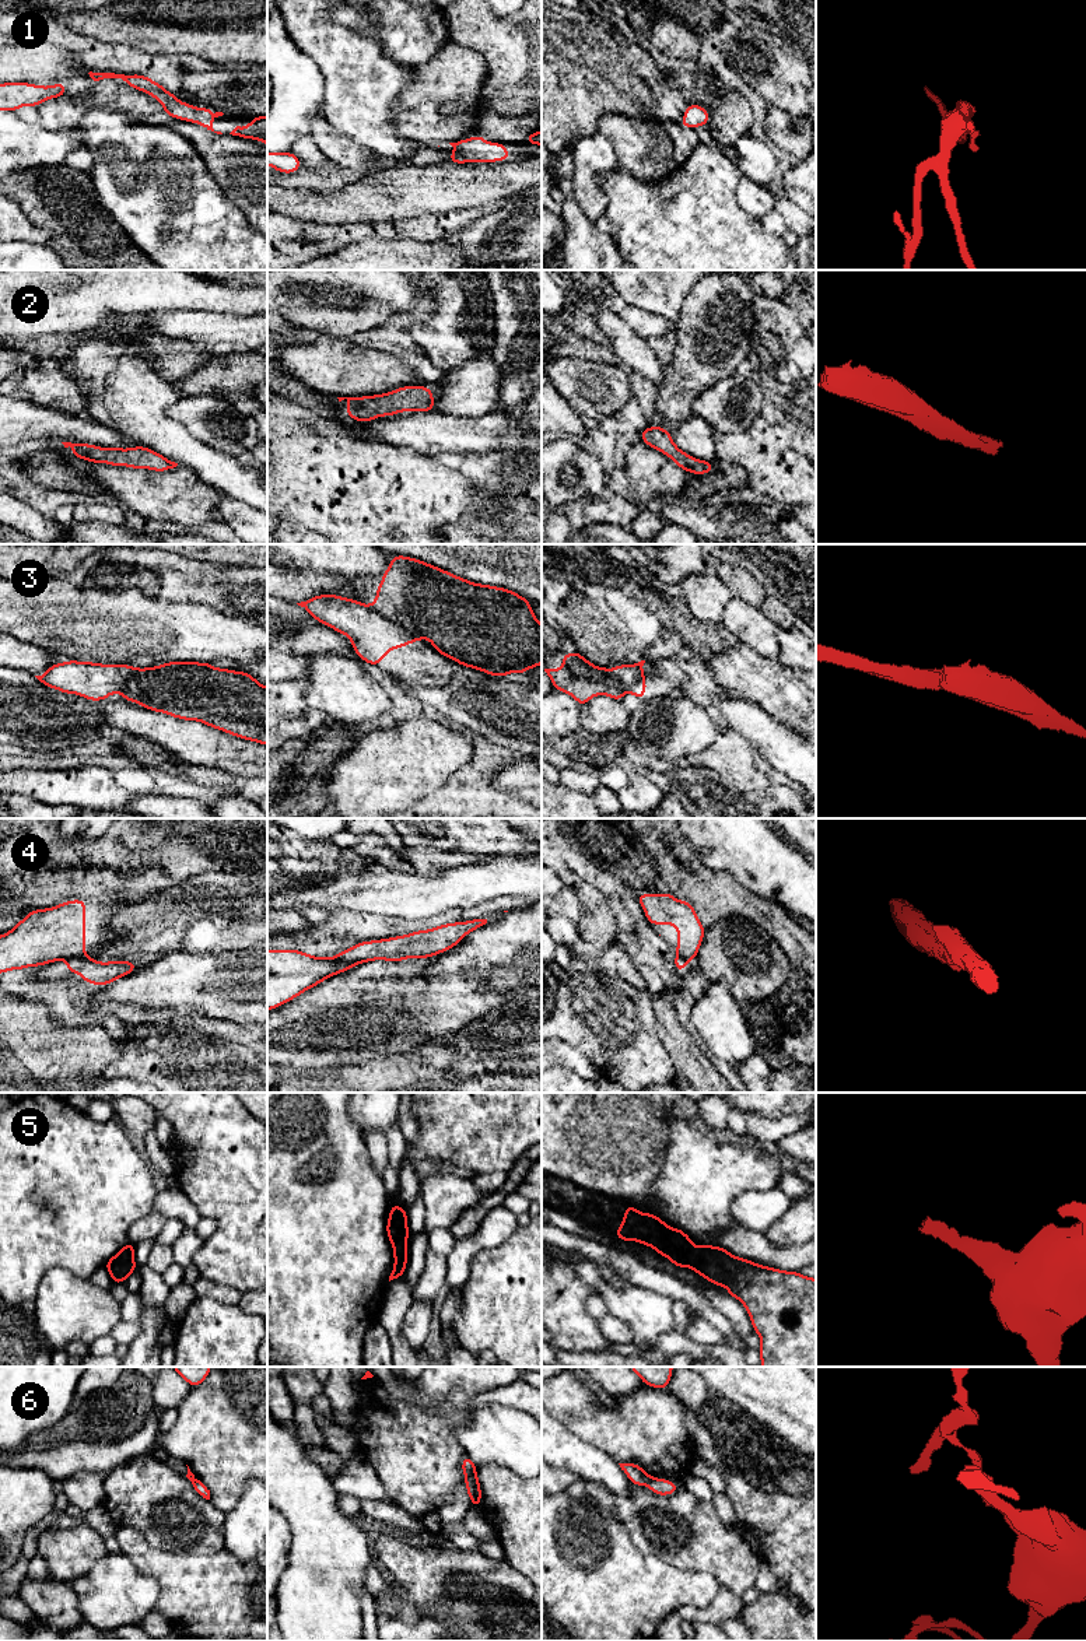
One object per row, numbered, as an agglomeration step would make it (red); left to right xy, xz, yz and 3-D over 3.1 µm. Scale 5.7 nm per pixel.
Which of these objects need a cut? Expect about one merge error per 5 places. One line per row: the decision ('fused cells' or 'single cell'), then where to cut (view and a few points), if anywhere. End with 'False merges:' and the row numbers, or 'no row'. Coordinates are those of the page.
1: single cell; cut none
2: single cell; cut none
3: fused cells; cut xz (367, 606), (395, 623), (406, 626), (419, 638)
4: fused cells; cut xy (86, 954), (65, 960)
5: single cell; cut none
6: fused cells; cut xz (475, 1469), (466, 1476)
False merges: 3, 4, 6

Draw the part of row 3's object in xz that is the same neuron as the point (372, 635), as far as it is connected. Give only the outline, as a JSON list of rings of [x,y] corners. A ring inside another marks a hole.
[[[318,595],[297,604],[320,624],[348,637],[355,655],[374,667],[390,649],[399,649],[420,641],[409,627],[395,624],[354,599]]]

